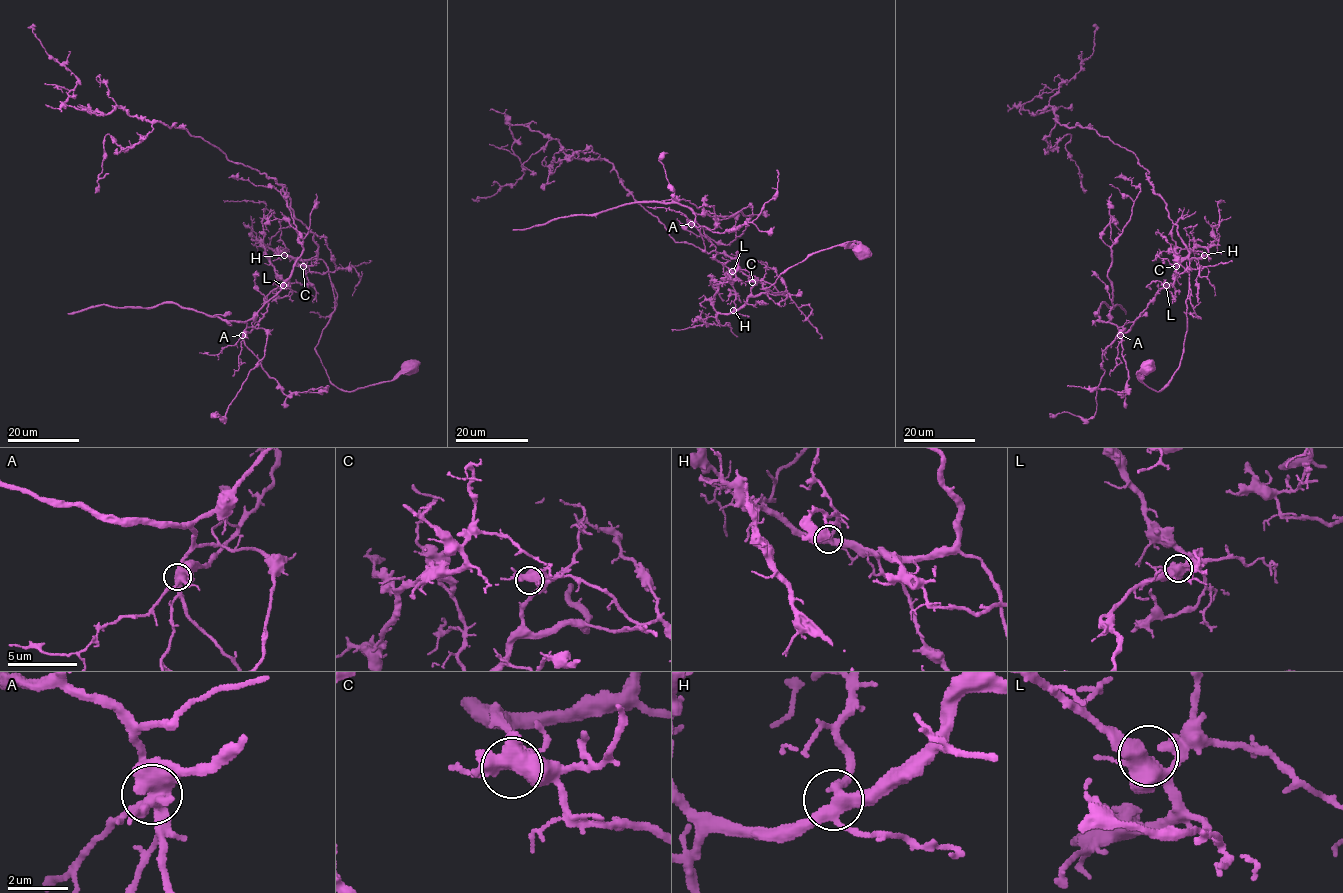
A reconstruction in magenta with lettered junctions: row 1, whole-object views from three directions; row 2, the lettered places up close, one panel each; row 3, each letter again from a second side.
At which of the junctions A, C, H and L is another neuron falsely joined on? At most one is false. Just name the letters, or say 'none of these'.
A

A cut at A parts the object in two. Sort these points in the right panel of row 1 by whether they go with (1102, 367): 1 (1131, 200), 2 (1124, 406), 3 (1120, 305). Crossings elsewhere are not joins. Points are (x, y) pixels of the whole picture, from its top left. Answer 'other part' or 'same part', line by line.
1: same part
2: same part
3: same part

